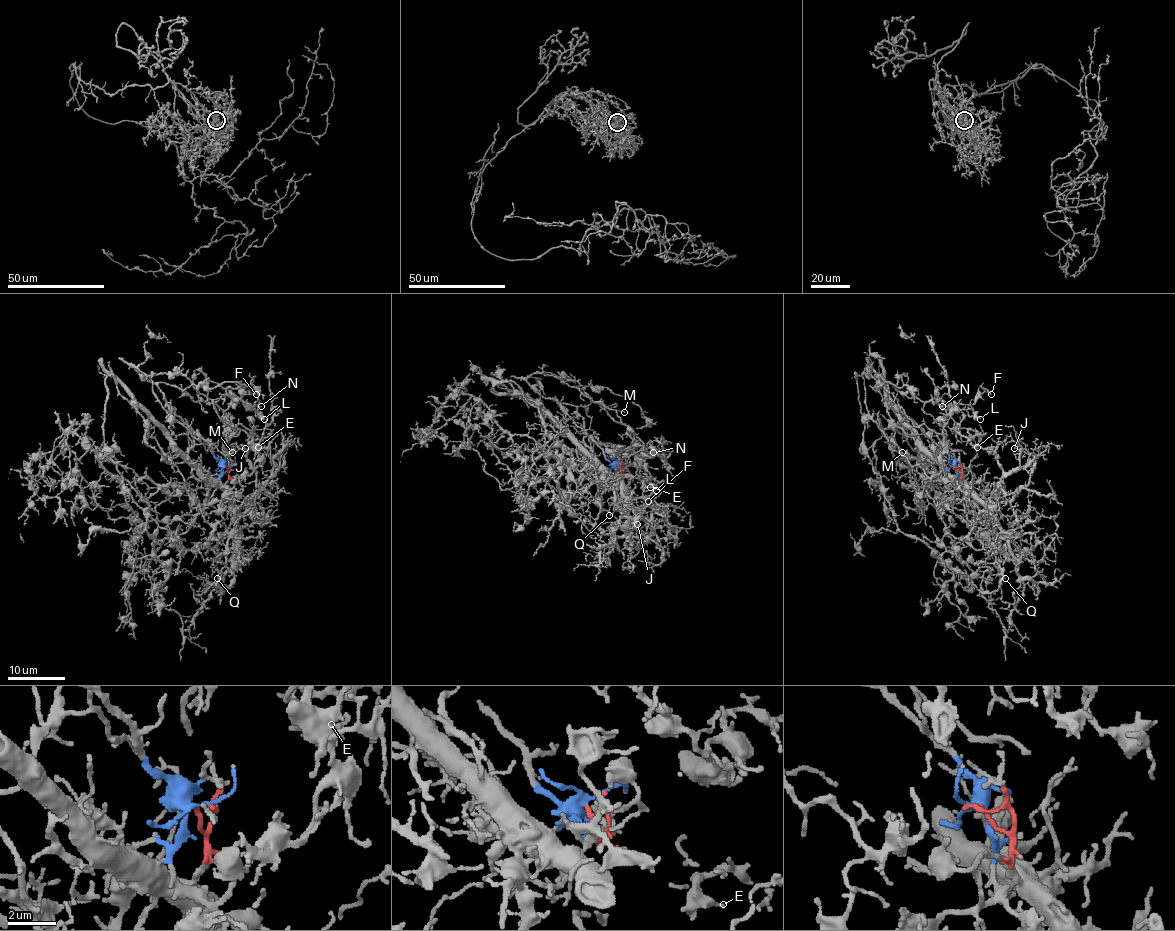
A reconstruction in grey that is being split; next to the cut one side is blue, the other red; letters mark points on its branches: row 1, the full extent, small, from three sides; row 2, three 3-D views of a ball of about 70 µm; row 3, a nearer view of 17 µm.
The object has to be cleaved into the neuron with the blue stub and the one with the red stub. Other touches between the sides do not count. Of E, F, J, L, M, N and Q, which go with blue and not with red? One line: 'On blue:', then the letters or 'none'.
On blue: E, F, L, M, N

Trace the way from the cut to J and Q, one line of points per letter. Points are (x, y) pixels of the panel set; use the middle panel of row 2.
J: (617, 464), (620, 471), (617, 485), (650, 530), (650, 537), (643, 544), (639, 542), (636, 534), (637, 524)
Q: (617, 464), (625, 510), (617, 505), (609, 515)

